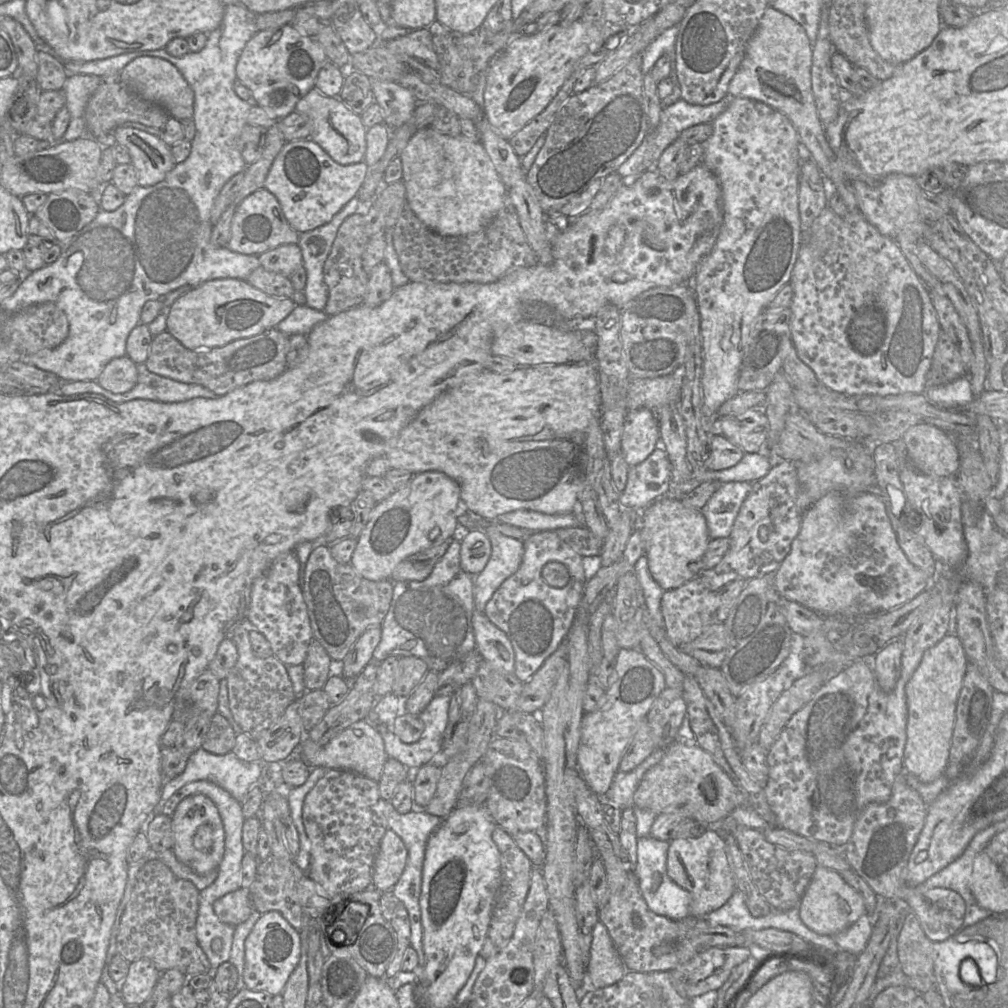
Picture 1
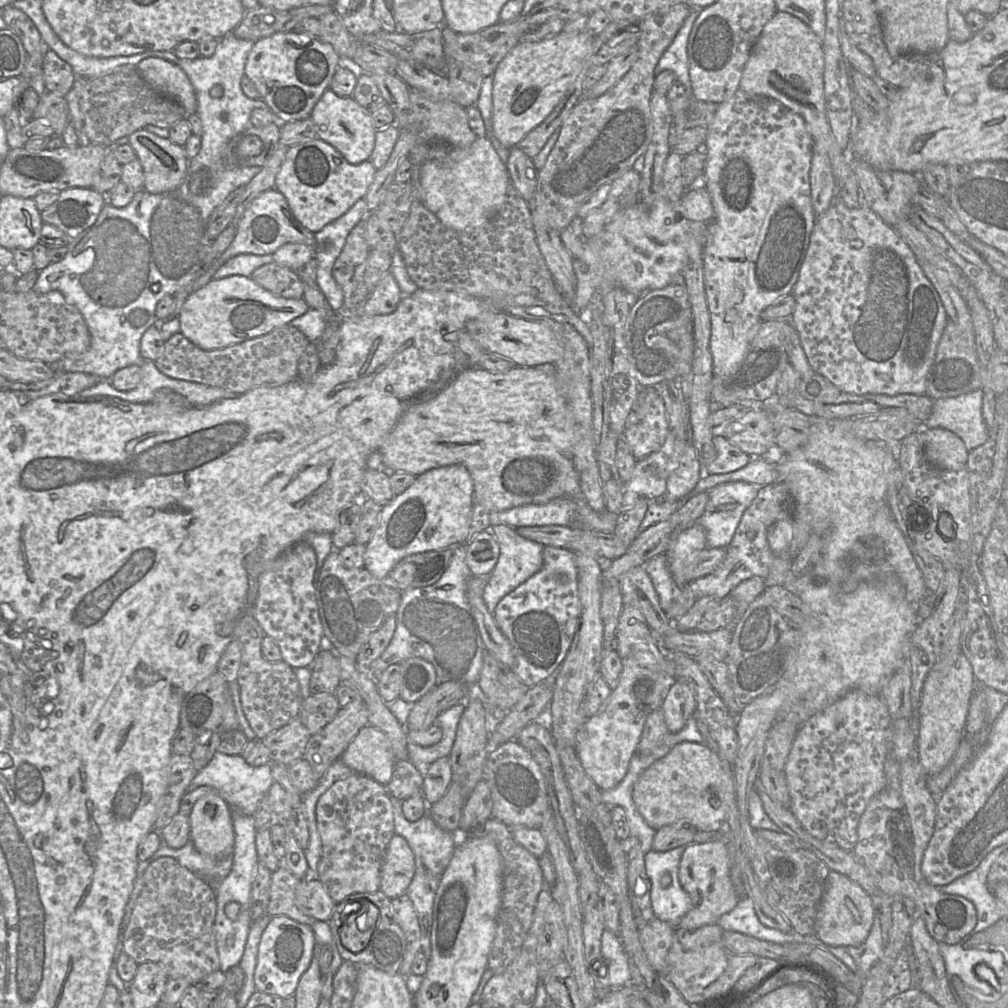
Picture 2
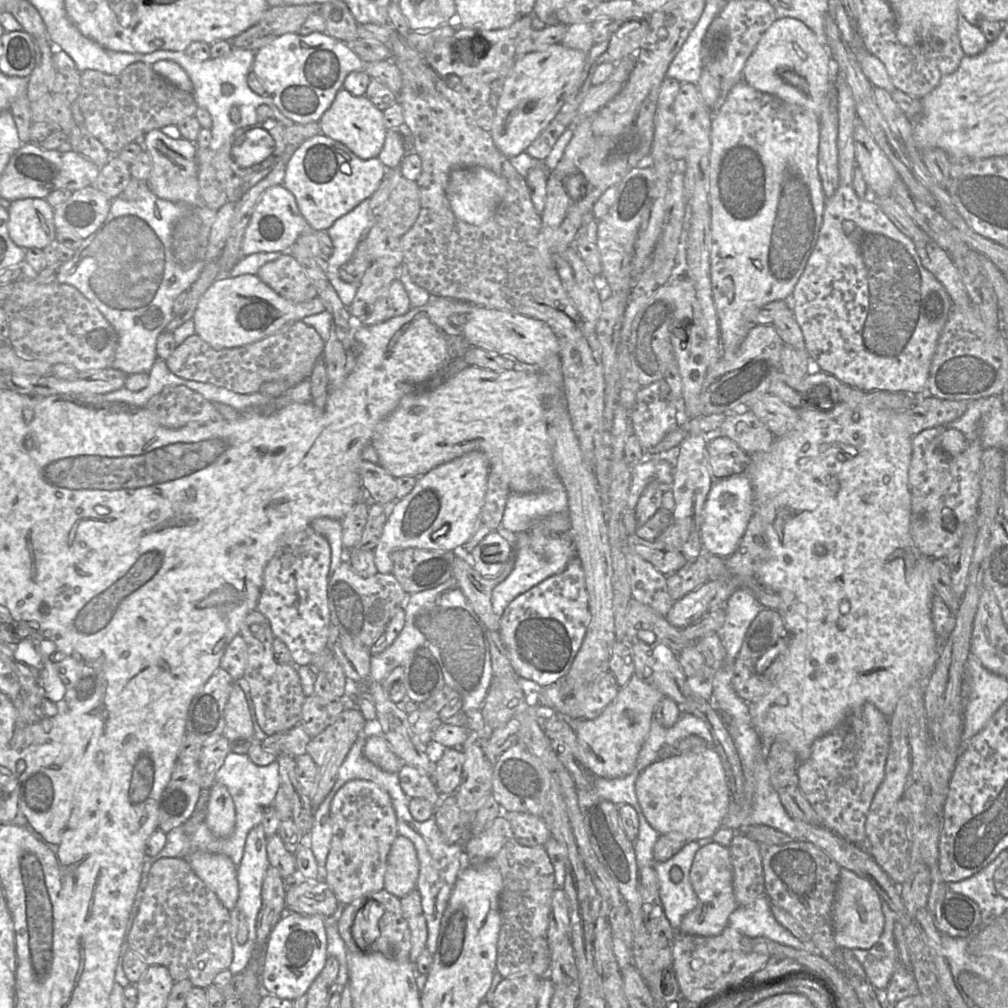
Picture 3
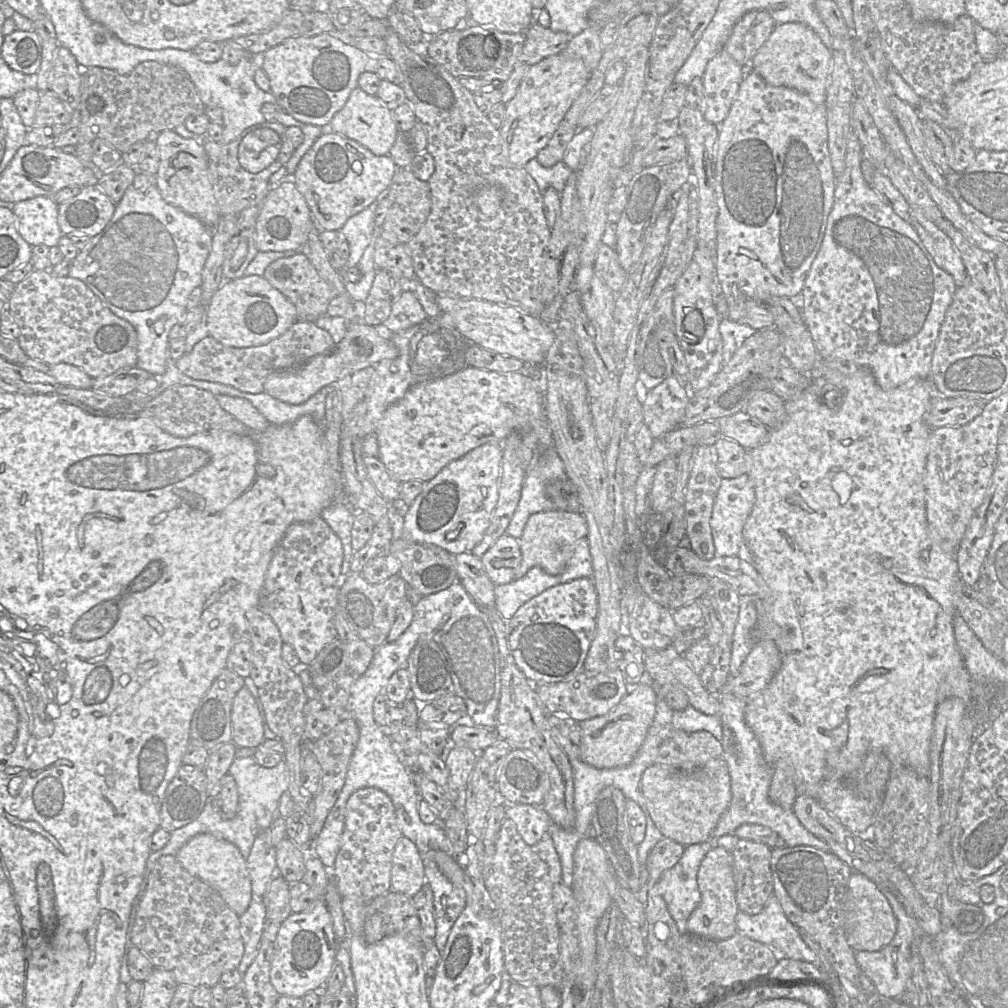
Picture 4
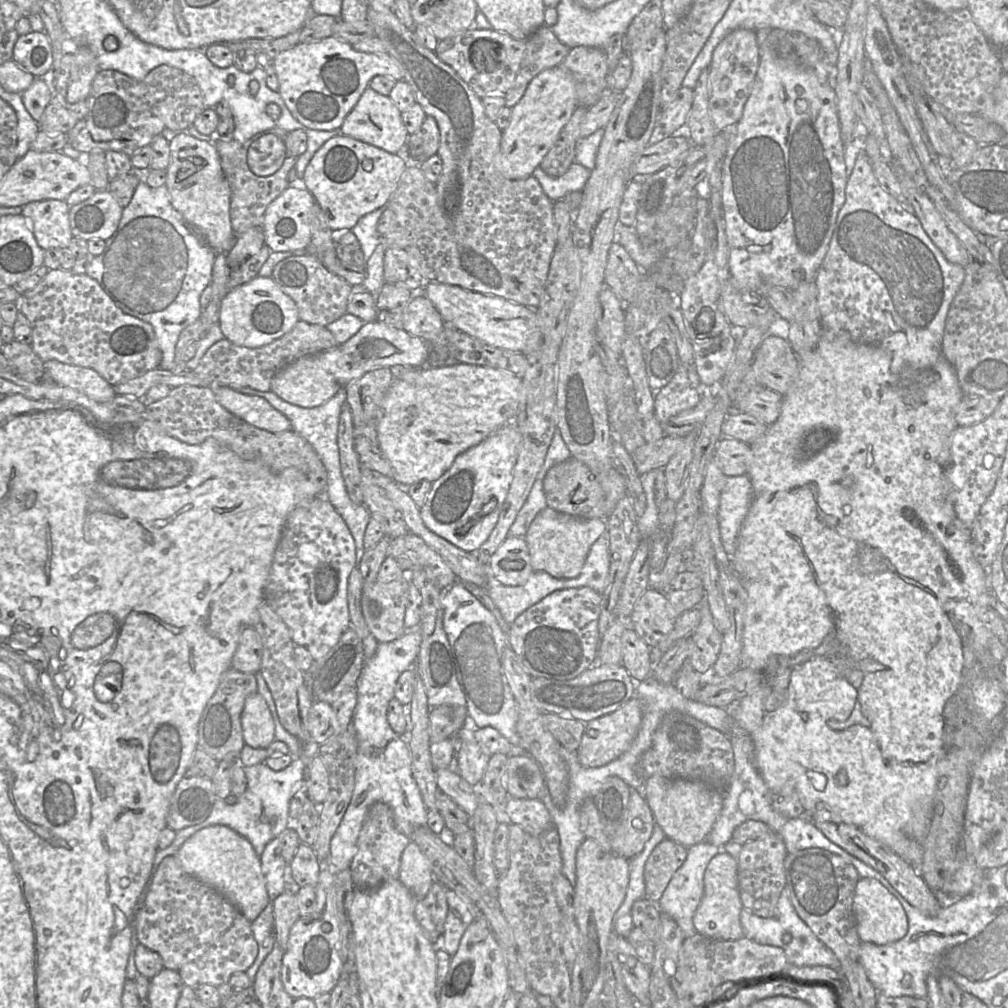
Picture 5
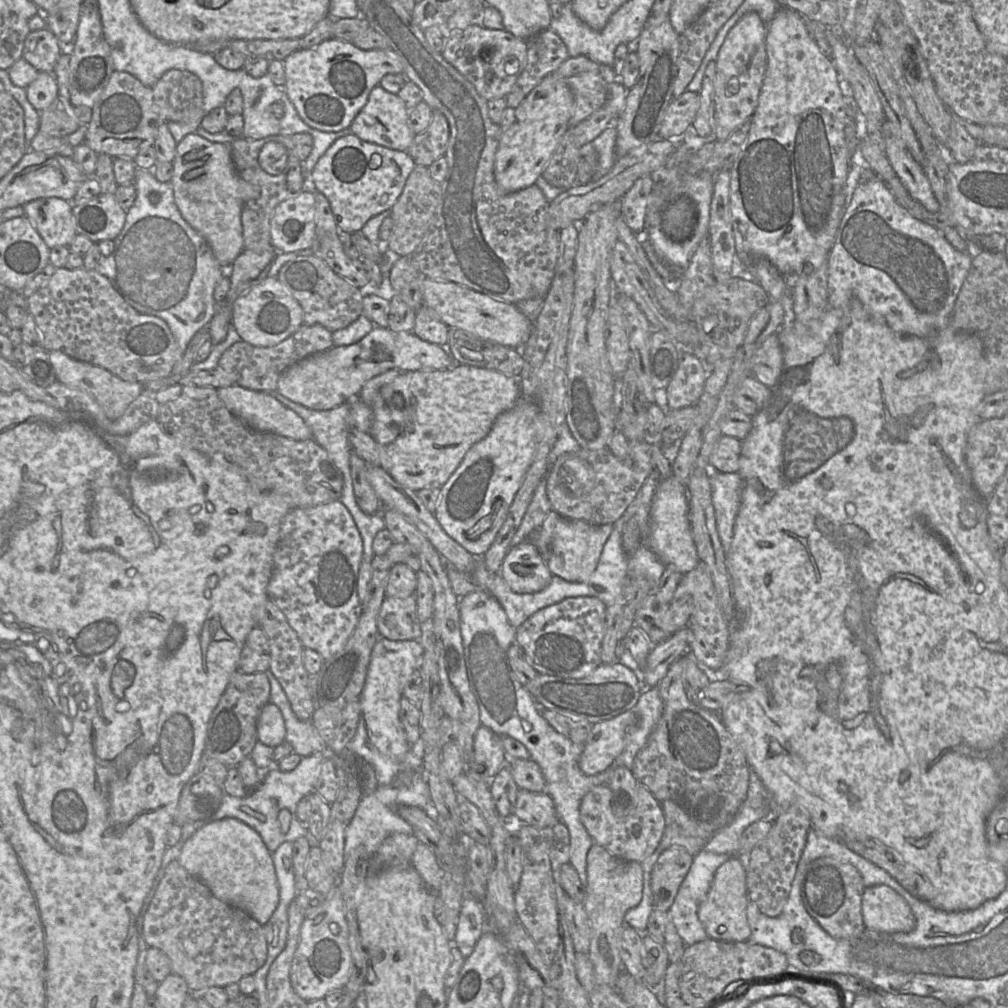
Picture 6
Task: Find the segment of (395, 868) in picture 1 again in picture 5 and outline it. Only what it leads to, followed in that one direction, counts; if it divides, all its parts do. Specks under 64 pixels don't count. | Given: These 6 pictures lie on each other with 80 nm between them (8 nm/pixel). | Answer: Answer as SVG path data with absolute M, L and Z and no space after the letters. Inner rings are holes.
M413 841L401 855L397 879L418 899L424 897L435 882L428 858Z

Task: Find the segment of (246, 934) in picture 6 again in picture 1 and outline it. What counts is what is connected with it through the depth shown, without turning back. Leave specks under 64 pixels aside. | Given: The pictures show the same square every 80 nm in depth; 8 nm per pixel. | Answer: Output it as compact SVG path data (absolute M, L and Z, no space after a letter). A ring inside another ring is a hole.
M162 861L146 862L121 917L117 953L129 962L149 959L161 972L175 969L186 977L212 973L214 970L196 938L200 892L192 882L176 877Z

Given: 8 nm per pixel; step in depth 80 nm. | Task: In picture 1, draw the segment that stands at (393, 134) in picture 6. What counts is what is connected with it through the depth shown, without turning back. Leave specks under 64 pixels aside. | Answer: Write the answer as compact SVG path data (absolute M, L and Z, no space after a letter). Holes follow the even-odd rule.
M313 88L298 101L296 111L309 116L312 121L310 140L317 143L335 162L350 165L364 160L368 129L360 115L350 110L338 97L327 96Z

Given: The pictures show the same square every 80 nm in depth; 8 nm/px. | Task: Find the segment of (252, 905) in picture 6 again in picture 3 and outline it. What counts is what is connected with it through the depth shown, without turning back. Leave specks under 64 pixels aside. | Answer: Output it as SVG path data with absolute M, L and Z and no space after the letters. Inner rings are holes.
M196 851L186 857L193 872L216 894L229 911L237 904L239 885L237 866L224 855Z

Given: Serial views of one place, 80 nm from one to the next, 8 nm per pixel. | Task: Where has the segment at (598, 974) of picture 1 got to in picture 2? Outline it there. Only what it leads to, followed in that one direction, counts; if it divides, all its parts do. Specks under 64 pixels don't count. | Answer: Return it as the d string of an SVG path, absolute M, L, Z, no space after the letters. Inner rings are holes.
M608 929L602 935L601 952L608 966L610 988L620 988L632 981L628 955L620 937Z

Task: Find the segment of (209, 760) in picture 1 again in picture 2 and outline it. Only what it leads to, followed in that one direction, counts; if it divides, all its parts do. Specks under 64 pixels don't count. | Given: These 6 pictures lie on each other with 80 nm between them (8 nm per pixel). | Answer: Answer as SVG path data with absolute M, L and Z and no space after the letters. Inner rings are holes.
M216 752L210 762L197 771L190 787L209 786L217 791L234 811L253 816L274 782L270 763L255 767L249 765L240 755Z

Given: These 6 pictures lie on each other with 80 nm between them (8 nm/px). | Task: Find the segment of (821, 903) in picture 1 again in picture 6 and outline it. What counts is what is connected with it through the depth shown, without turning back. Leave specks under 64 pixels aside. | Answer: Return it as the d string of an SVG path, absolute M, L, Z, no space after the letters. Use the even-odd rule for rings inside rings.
M886 885L864 890L862 916L866 929L885 933L907 933L915 927L915 917L907 902Z

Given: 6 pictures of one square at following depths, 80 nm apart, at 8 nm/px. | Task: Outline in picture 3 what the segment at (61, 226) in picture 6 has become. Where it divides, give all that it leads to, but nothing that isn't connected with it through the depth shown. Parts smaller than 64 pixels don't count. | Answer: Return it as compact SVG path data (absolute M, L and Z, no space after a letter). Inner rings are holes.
M40 198L14 200L7 208L8 233L23 249L44 249L56 239L54 208Z

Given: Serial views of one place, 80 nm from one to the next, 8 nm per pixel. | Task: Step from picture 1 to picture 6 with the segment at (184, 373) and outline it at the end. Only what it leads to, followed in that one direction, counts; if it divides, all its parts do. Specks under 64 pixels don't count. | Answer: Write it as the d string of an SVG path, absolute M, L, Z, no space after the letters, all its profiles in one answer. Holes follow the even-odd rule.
M303 323L288 338L273 346L257 347L244 341L234 343L221 355L218 367L228 373L237 374L237 383L235 385L250 390L272 392L276 390L280 375L288 367L333 346L332 333L330 331L320 325Z

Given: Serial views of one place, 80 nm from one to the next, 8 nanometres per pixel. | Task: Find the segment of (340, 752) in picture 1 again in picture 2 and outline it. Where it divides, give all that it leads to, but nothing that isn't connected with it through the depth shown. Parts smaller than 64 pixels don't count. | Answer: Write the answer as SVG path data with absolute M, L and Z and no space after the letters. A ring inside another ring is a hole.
M369 724L359 731L339 760L354 772L386 786L397 759L385 733Z

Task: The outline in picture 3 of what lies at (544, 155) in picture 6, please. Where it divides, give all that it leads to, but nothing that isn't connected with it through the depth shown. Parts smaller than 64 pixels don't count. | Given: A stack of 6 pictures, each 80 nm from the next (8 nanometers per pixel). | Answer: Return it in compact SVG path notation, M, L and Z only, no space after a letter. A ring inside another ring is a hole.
M553 44L515 60L504 78L490 134L499 151L511 158L526 152L528 146L557 115L567 98L577 89L588 54Z

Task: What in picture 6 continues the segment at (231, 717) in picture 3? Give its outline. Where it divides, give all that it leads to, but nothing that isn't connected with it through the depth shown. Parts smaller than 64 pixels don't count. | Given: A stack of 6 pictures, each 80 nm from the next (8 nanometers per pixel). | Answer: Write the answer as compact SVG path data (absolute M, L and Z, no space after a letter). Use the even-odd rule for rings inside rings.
M272 703L266 704L257 720L258 741L275 748L285 741L285 721L279 707Z

